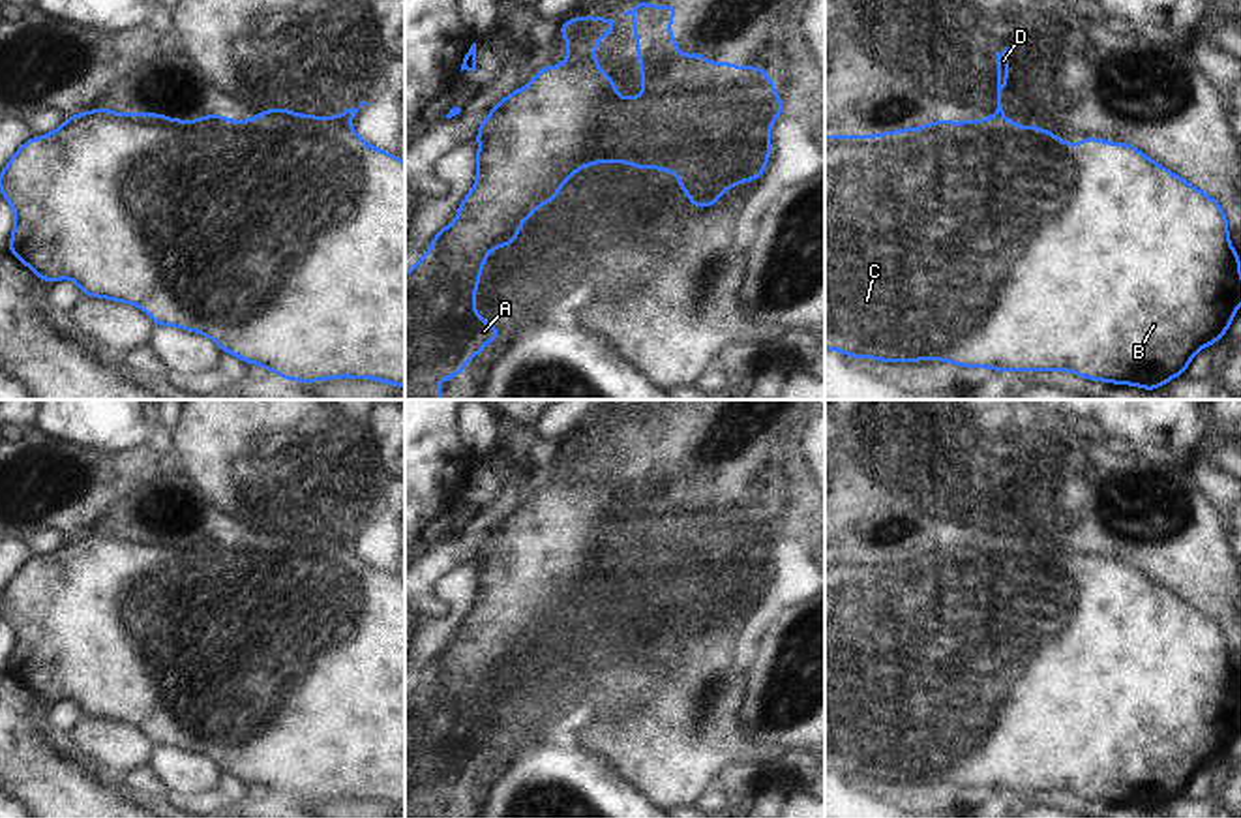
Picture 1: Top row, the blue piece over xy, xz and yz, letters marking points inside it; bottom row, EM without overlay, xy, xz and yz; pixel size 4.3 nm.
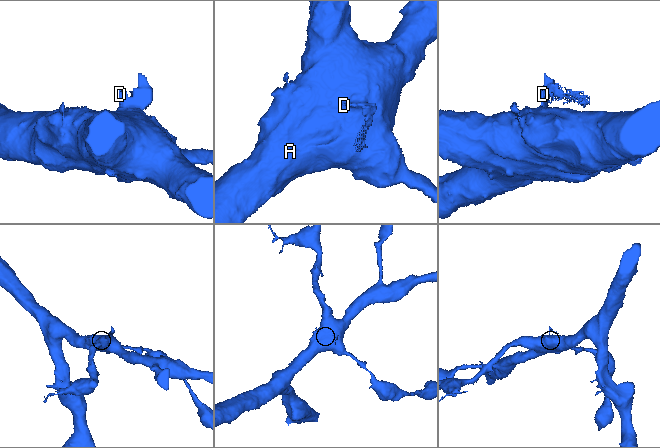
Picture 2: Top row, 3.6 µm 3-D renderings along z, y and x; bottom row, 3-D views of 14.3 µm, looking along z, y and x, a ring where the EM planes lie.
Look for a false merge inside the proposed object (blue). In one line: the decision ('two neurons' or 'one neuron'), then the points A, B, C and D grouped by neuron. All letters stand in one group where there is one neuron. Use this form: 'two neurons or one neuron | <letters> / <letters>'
two neurons | A B C / D

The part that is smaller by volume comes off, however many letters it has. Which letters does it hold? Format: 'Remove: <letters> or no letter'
Remove: D

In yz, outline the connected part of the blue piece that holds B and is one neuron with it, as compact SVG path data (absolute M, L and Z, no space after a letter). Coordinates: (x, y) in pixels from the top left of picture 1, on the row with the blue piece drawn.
M1007 118L1001 131L988 120L930 120L924 128L879 135L825 135L825 349L889 364L945 360L995 371L1070 371L1089 381L1159 390L1185 375L1200 349L1226 336L1241 306L1241 259L1230 244L1228 227L1222 206L1211 195L1125 141L1082 137L1072 148L1044 128L1016 126Z

